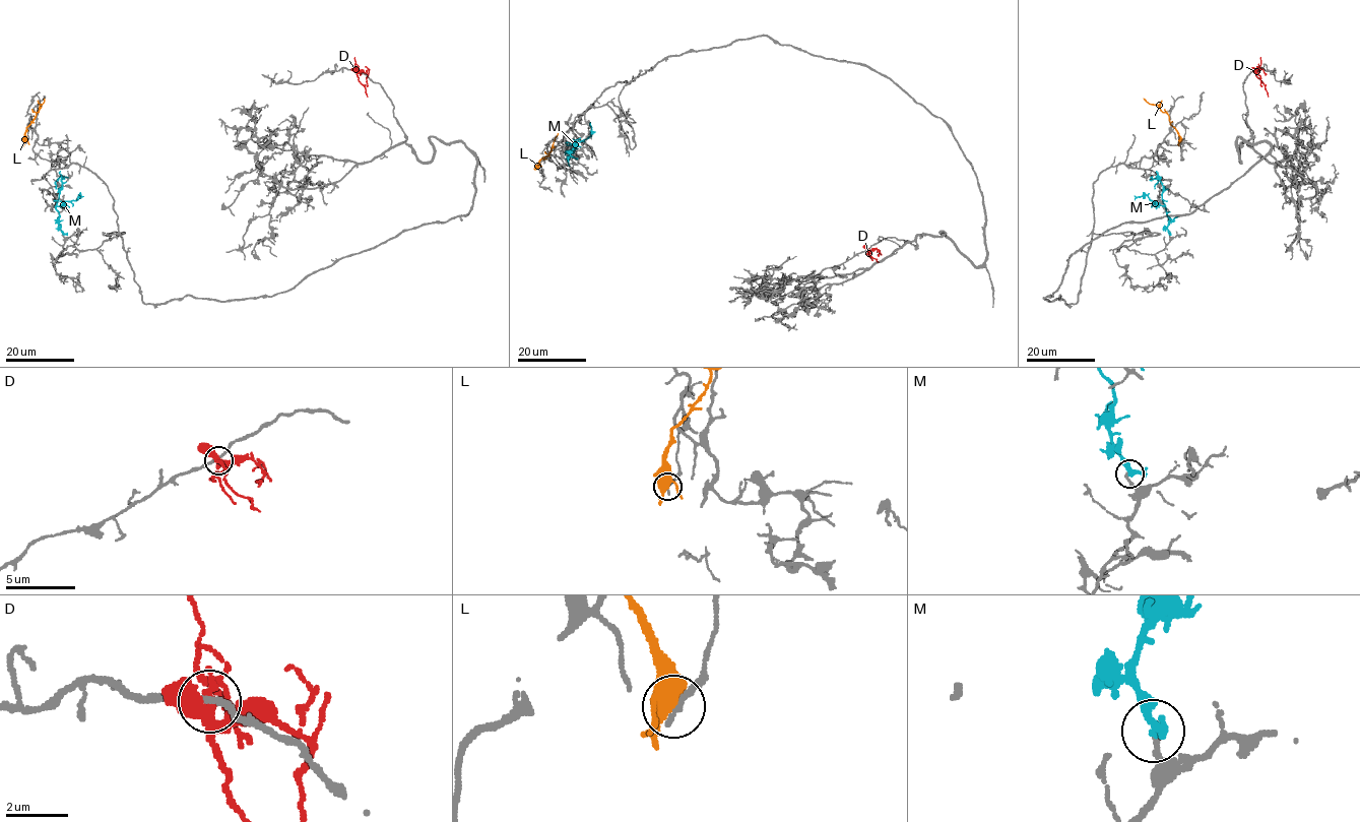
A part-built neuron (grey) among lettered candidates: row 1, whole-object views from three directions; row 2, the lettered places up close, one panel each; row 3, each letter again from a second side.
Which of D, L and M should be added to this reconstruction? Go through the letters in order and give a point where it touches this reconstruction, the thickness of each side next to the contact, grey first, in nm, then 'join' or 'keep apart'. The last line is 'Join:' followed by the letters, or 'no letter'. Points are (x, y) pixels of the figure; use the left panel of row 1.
D: contact (357, 70); calibres 200 and 320 nm; keep apart
L: contact (25, 141); calibres 200 and 440 nm; keep apart
M: contact (63, 234); calibres 200 and 280 nm; keep apart
Join: no letter

